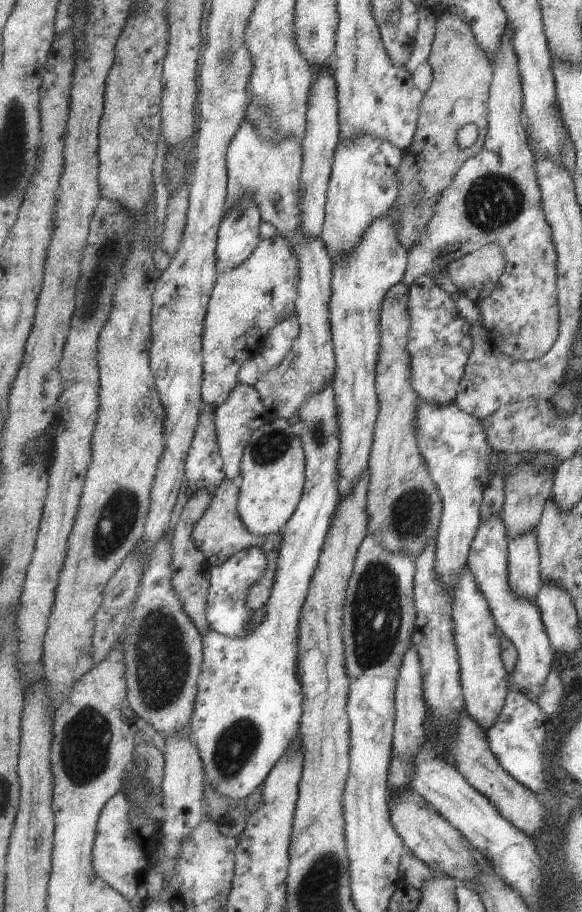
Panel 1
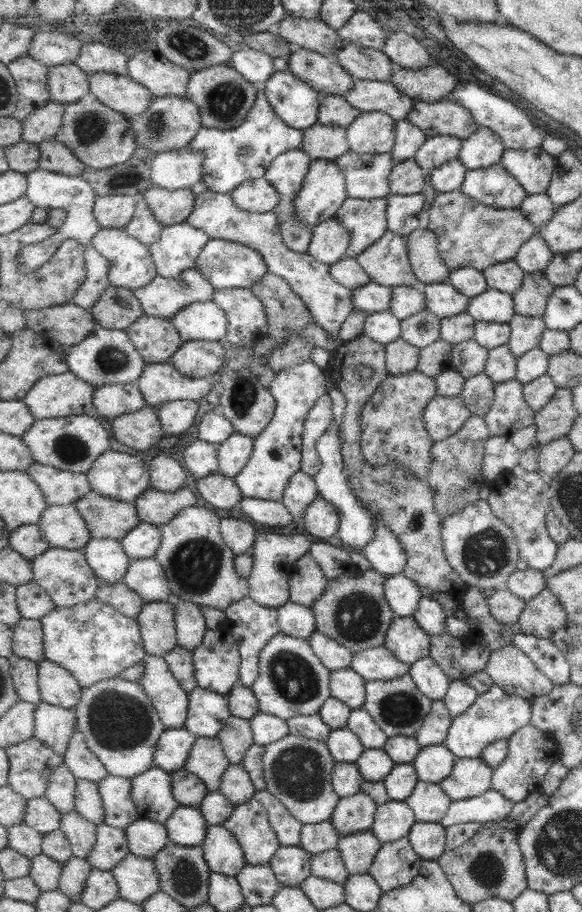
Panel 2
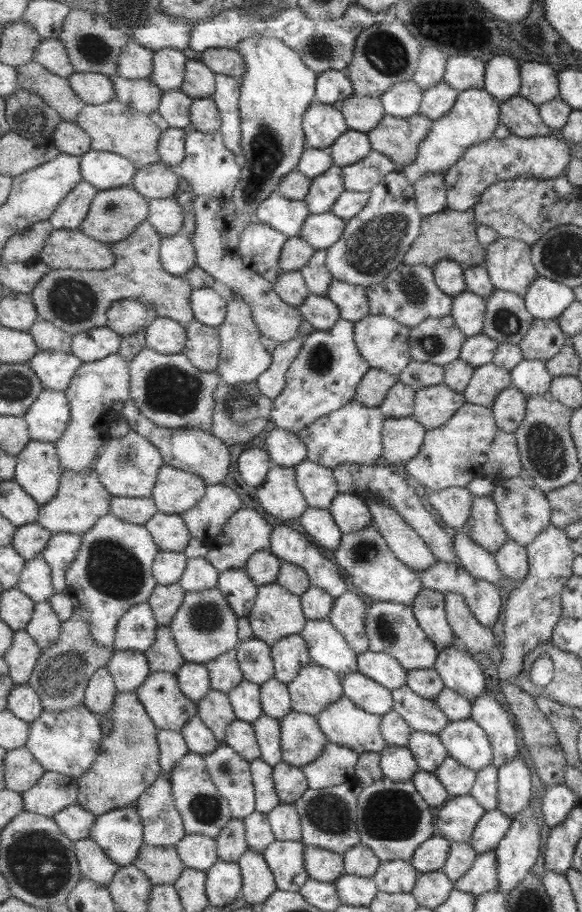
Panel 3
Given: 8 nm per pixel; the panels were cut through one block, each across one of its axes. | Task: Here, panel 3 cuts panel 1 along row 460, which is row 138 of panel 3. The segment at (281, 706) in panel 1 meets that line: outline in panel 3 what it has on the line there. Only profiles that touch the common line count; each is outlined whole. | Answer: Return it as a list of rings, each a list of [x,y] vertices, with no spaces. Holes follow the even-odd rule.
[[[315,100],[304,115],[307,147],[329,150],[350,129],[339,105],[327,105]]]

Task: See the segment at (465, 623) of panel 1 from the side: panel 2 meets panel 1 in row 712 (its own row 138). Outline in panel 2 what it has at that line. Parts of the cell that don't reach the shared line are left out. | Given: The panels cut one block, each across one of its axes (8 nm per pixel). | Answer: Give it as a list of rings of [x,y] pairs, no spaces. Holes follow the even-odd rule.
[[[480,126],[463,141],[458,159],[468,170],[486,169],[501,163],[506,149],[502,138],[494,130]]]

